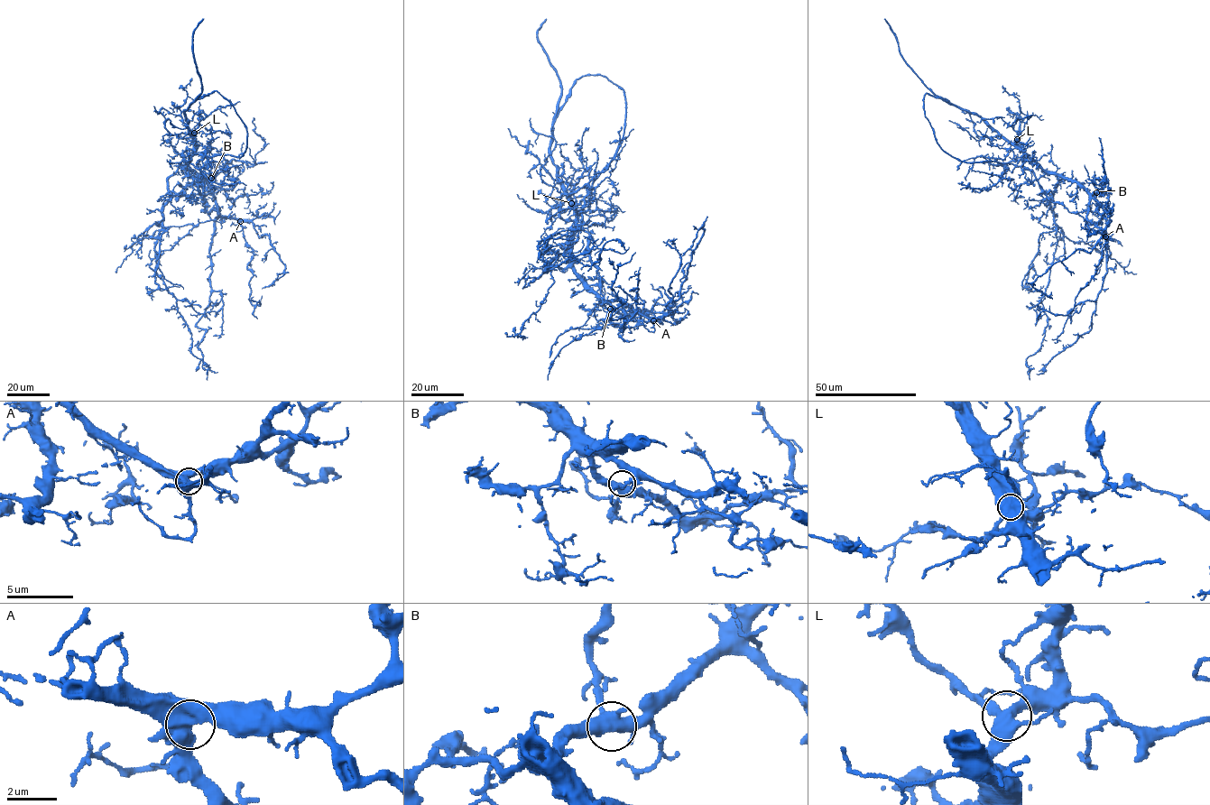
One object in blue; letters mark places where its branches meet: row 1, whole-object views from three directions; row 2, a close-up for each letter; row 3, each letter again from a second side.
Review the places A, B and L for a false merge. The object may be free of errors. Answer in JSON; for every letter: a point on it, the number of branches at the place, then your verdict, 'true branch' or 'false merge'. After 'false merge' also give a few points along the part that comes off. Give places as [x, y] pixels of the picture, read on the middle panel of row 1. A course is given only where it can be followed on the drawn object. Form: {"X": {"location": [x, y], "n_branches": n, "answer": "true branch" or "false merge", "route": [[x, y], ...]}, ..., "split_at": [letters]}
{"A": {"location": [653, 320], "n_branches": 4, "answer": "true branch"}, "B": {"location": [610, 309], "n_branches": 4, "answer": "true branch"}, "L": {"location": [571, 203], "n_branches": 4, "answer": "true branch"}, "split_at": []}

